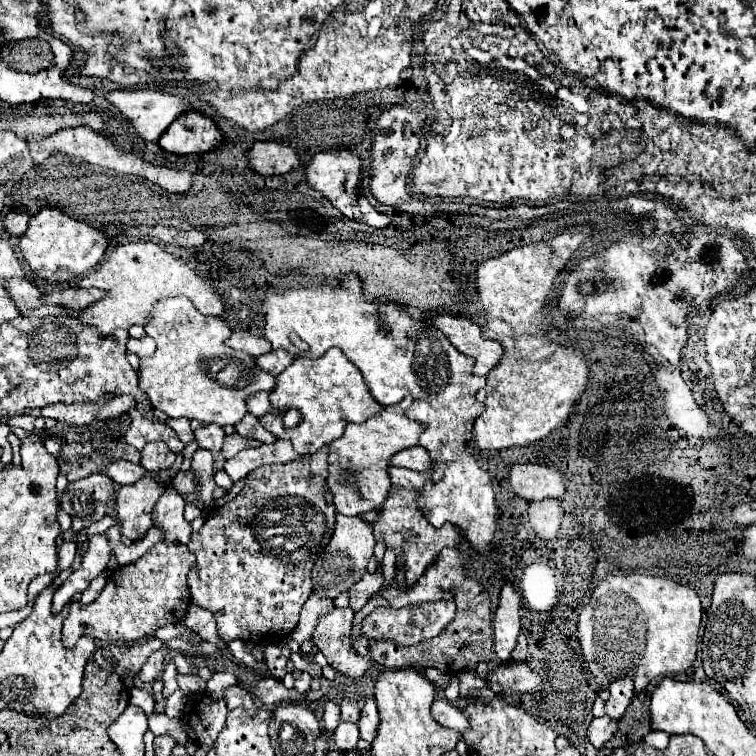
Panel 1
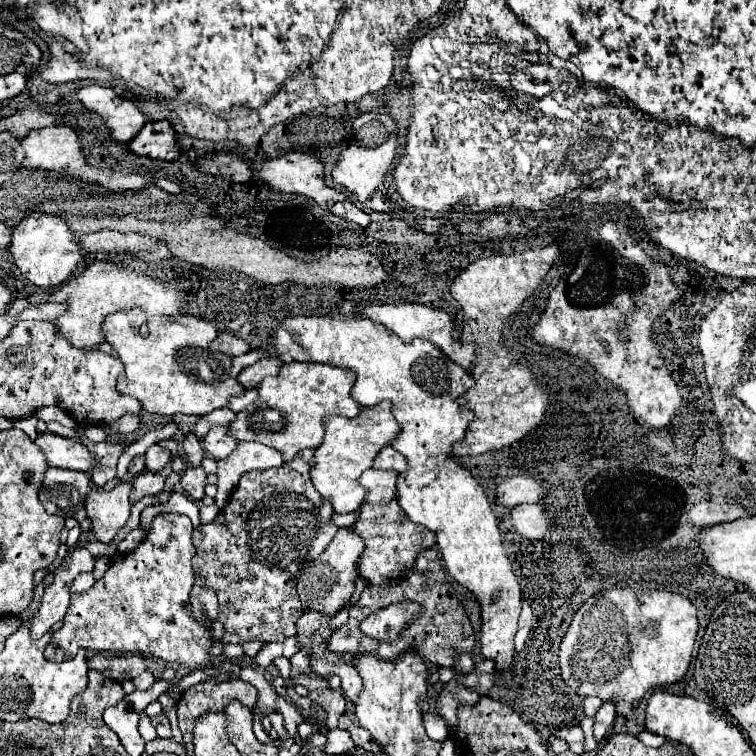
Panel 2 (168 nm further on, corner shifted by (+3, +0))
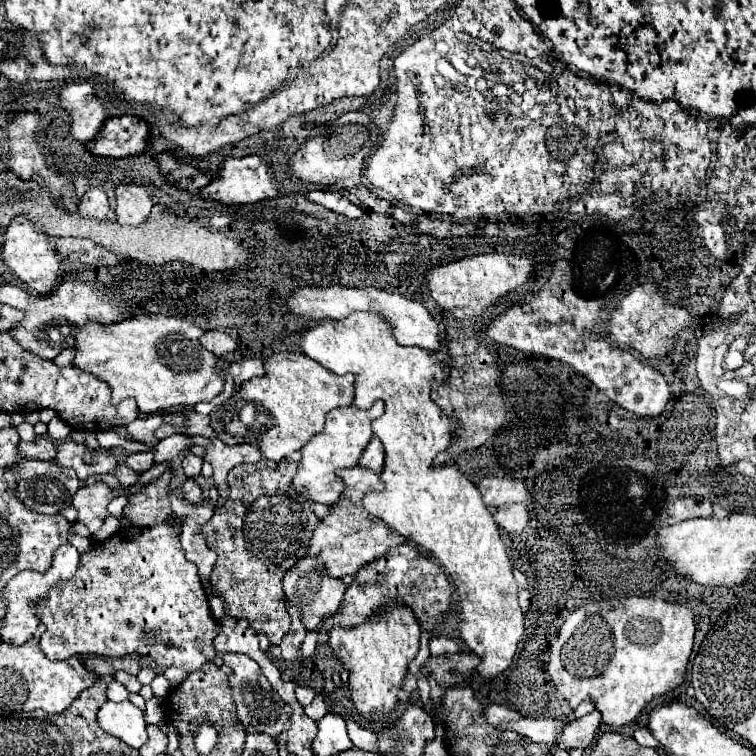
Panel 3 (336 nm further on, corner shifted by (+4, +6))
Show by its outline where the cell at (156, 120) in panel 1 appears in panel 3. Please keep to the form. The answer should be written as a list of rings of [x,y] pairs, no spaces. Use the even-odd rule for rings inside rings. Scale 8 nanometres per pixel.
[[[88,82],[66,84],[60,94],[62,108],[70,114],[70,130],[74,139],[86,142],[98,133],[102,122],[108,118],[106,108],[94,96]]]

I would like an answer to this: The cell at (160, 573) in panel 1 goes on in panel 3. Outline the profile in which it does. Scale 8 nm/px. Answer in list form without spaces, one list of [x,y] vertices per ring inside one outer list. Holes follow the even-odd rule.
[[[158,524],[152,528],[120,528],[104,542],[94,542],[80,554],[80,564],[70,580],[50,588],[50,594],[34,606],[34,614],[46,624],[40,640],[42,652],[51,661],[70,656],[146,656],[160,666],[176,666],[184,672],[196,672],[214,656],[212,640],[218,624],[210,612],[196,564],[188,562],[180,544],[180,524]]]

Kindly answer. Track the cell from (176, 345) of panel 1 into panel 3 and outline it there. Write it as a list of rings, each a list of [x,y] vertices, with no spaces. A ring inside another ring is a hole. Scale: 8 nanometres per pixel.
[[[160,314],[132,316],[108,326],[88,322],[74,338],[72,348],[76,350],[76,356],[72,360],[72,366],[106,382],[112,390],[112,404],[118,404],[124,398],[134,398],[138,410],[144,414],[154,414],[172,406],[192,406],[198,402],[210,402],[222,392],[224,380],[218,374],[216,356],[204,350],[198,342],[202,334],[204,330],[196,328],[194,324],[182,318],[166,318]]]

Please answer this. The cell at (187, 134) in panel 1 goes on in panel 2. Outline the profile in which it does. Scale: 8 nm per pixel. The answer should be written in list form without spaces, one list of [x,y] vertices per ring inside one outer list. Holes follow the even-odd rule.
[[[147,122],[143,132],[131,140],[127,146],[133,154],[149,156],[155,160],[177,160],[181,156],[181,146],[175,138],[175,130],[171,122]]]

